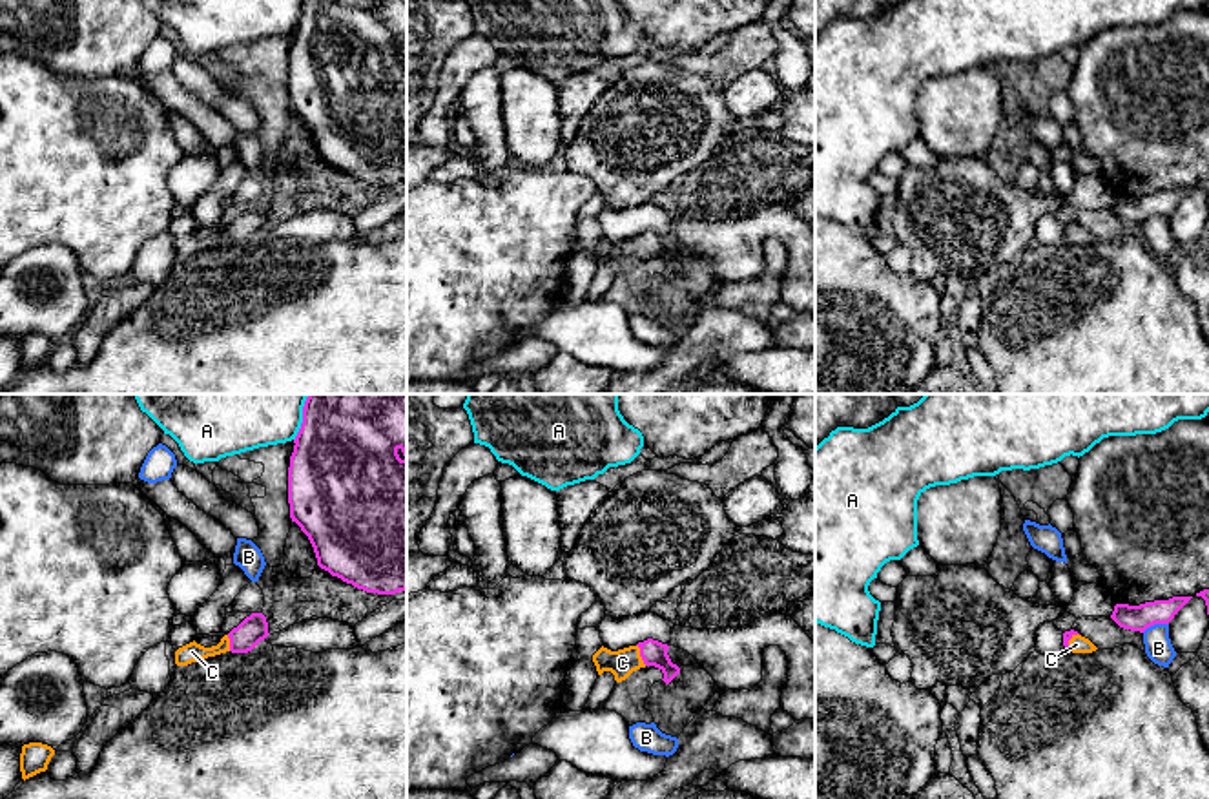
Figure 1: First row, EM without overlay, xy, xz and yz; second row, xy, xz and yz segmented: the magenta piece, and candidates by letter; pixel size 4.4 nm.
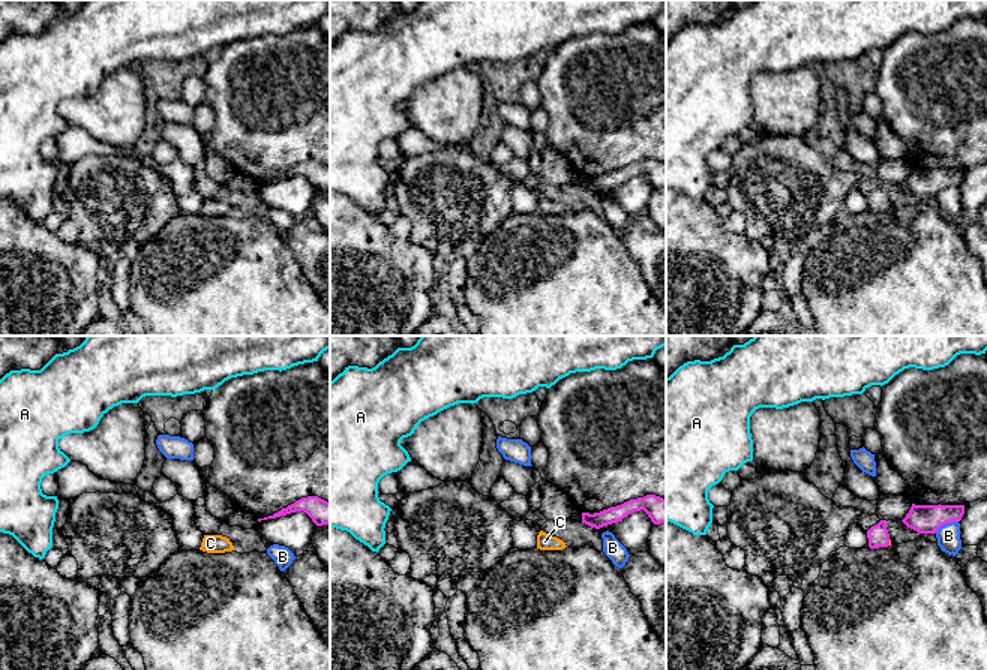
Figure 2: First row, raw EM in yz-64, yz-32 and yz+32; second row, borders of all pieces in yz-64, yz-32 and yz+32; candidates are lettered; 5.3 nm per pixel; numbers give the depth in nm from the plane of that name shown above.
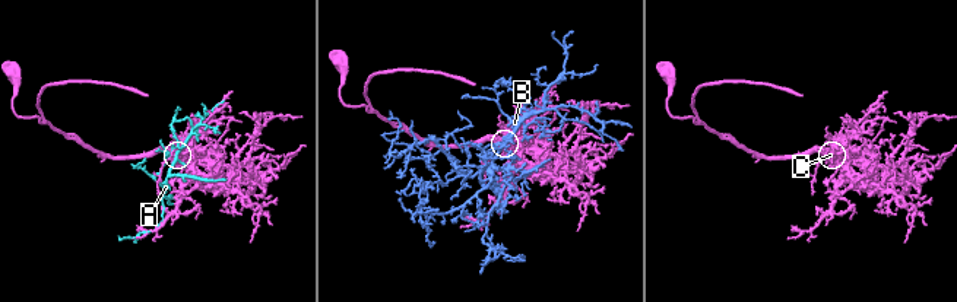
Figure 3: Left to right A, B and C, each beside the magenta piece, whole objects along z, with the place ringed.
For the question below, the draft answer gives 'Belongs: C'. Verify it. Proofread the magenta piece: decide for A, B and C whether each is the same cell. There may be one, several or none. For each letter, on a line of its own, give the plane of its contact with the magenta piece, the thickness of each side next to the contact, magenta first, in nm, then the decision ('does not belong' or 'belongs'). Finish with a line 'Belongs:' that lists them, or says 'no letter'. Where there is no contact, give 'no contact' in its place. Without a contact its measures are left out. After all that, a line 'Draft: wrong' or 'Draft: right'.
A: meets magenta in xy; 480 nm thick on the magenta side, 460 nm on the other; does not belong
B: meets magenta in yz; 110 nm thick on the magenta side, 120 nm on the other; does not belong
C: meets magenta in xz; 110 nm thick on the magenta side, 120 nm on the other; belongs
Belongs: C
Draft: right

